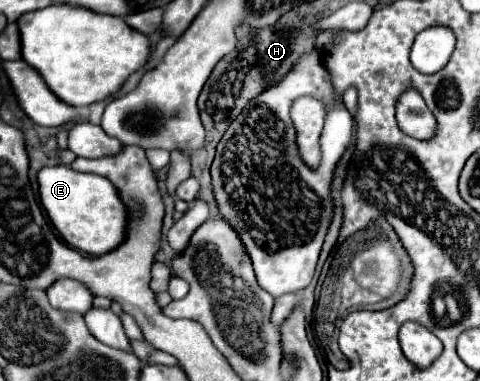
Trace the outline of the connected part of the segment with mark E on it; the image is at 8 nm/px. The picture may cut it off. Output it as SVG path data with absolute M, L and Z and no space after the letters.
M62 164L44 166L38 170L38 194L52 226L68 246L100 256L124 240L126 208L110 180L98 174L82 174Z

